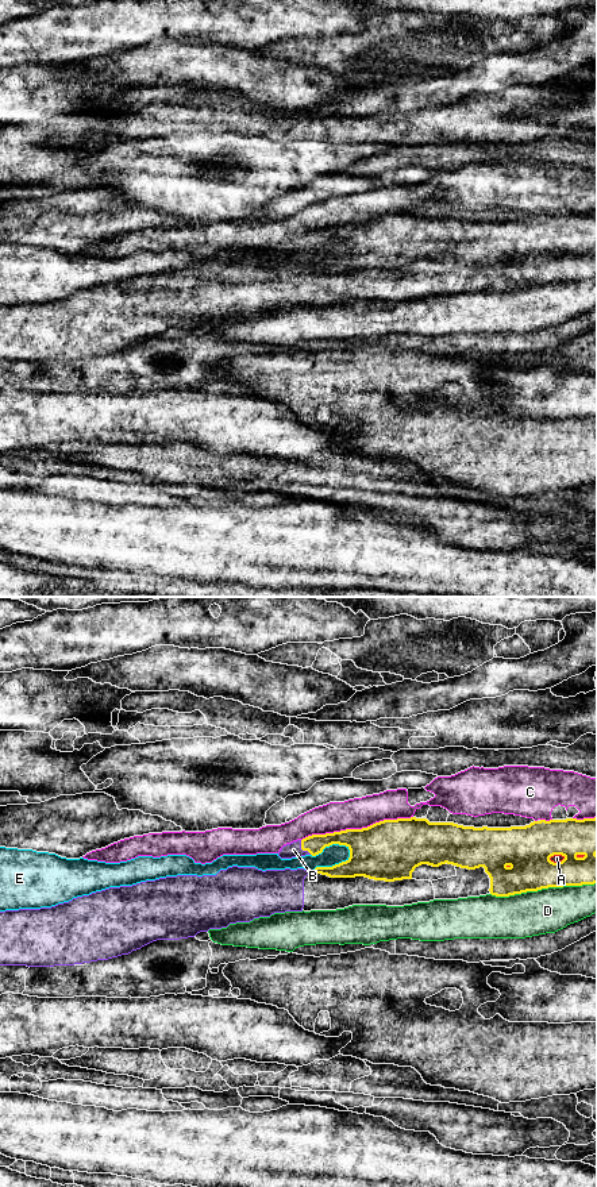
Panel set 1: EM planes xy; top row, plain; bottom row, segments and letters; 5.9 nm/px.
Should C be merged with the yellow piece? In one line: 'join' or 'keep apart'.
keep apart

